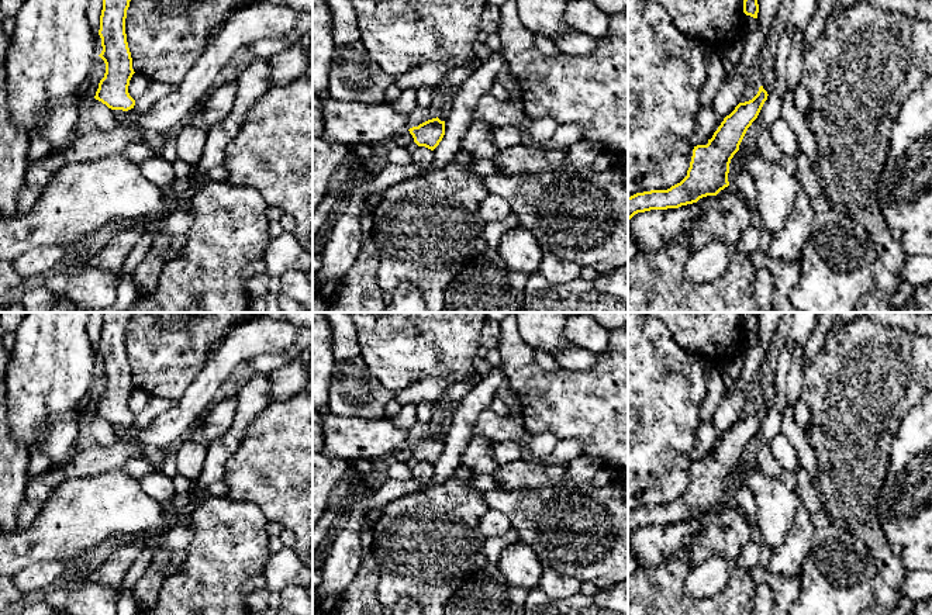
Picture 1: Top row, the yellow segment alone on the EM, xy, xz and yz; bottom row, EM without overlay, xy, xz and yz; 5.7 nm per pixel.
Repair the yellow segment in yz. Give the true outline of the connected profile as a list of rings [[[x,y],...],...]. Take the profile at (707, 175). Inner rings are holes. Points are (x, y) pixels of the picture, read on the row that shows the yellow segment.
[[[760,86],[752,100],[739,103],[724,118],[707,145],[694,146],[687,176],[680,183],[667,190],[650,190],[628,197],[628,221],[638,213],[679,208],[703,197],[717,196],[728,187],[731,159],[739,151],[748,128],[757,118],[767,96]]]

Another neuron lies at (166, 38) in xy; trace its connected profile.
[[[131,0],[125,34],[134,72],[152,82],[177,86],[201,58],[210,32],[225,15],[256,1],[259,0]]]

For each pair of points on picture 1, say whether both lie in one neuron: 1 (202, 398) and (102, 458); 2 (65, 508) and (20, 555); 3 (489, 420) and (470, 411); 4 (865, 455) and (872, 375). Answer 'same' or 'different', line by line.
1: different
2: same
3: different
4: same

